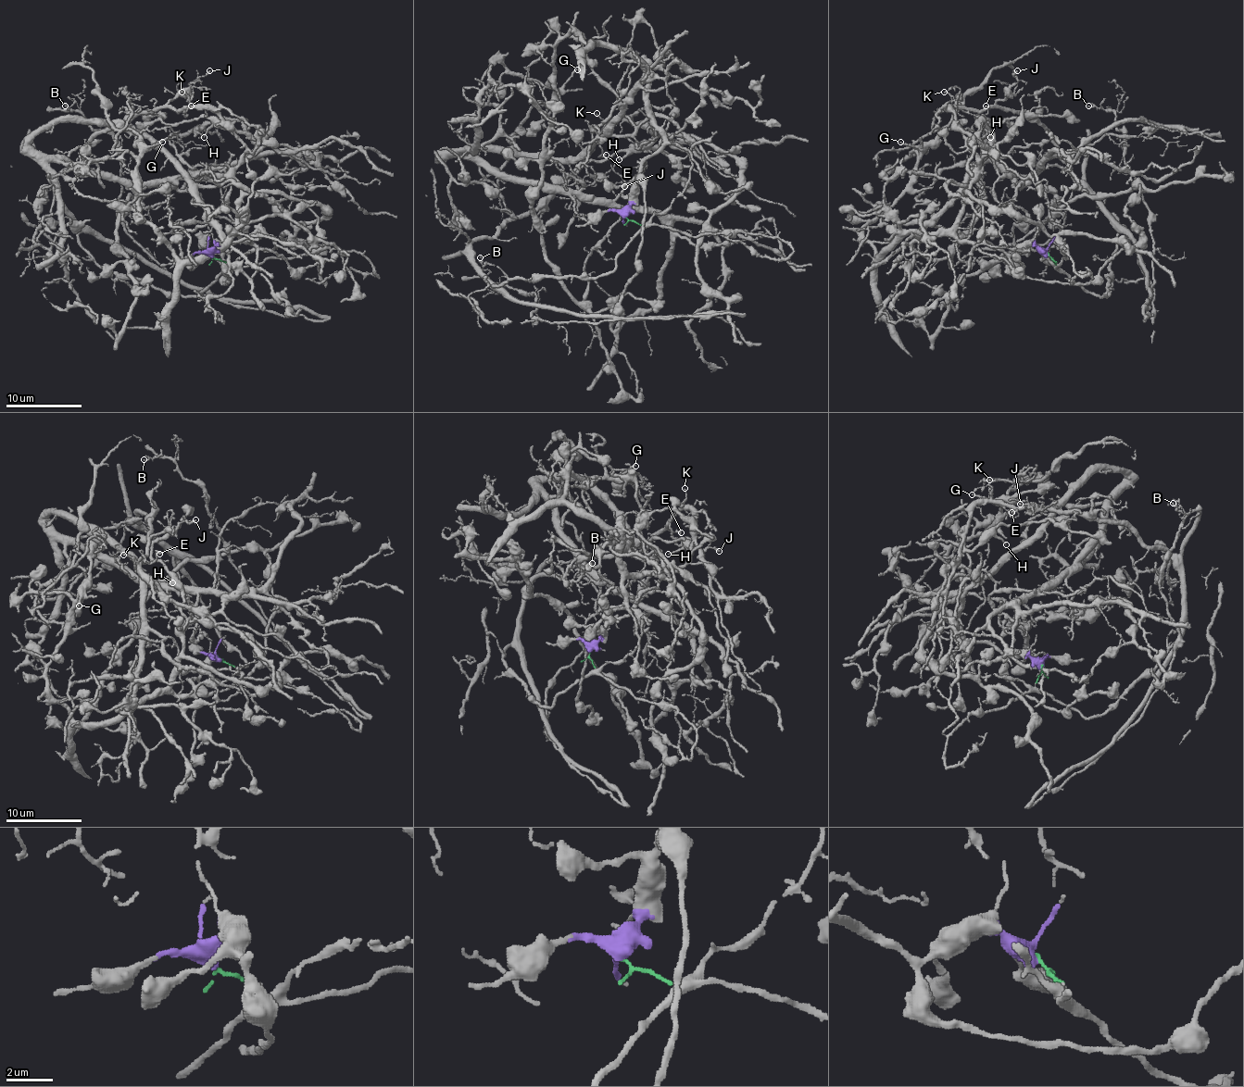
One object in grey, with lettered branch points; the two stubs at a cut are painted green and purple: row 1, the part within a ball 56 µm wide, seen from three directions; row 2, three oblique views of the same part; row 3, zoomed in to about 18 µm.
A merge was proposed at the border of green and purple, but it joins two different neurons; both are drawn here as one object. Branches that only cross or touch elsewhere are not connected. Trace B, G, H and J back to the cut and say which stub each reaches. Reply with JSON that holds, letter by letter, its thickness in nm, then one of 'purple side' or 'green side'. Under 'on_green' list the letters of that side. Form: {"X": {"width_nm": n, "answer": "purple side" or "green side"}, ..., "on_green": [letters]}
{"B": {"width_nm": 90, "answer": "green side"}, "G": {"width_nm": 150, "answer": "purple side"}, "H": {"width_nm": 120, "answer": "purple side"}, "J": {"width_nm": 200, "answer": "green side"}, "on_green": ["B", "J"]}

